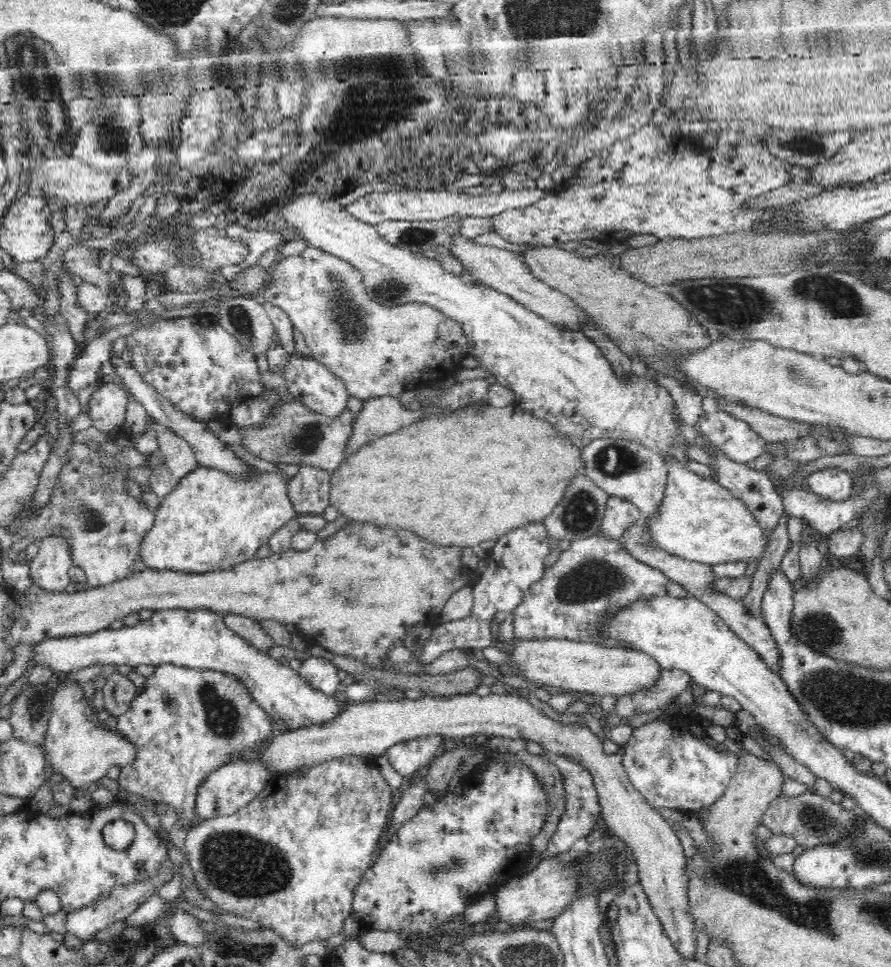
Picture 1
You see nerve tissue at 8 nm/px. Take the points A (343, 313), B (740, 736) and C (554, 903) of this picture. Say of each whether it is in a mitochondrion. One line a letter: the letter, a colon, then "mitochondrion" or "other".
A: mitochondrion
B: other
C: other

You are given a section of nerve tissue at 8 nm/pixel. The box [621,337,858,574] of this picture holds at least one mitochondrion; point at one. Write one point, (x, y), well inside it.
(791, 371)

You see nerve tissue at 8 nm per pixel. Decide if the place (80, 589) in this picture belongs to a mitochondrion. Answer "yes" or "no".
no

